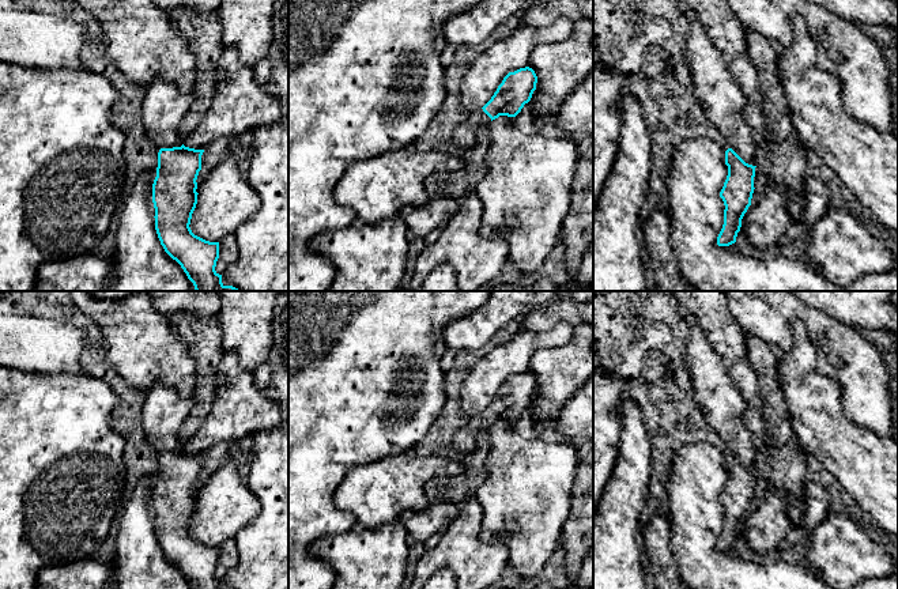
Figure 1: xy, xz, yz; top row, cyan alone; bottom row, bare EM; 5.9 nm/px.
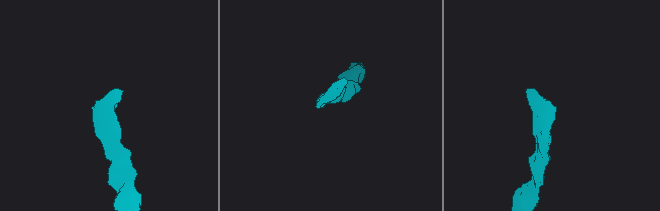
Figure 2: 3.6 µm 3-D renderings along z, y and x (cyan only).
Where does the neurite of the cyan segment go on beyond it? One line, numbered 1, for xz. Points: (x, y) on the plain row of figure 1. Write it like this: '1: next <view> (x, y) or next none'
1: next xz (464, 441)

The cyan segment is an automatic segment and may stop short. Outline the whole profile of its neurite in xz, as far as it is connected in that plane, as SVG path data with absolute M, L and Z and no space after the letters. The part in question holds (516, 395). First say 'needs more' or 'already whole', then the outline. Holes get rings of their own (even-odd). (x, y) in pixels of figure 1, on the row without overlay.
needs more; M529 371L509 377L491 404L479 415L468 419L453 435L453 449L468 456L476 448L476 437L499 420L516 422L536 394L537 381Z

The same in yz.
needs more; M697 321L683 322L687 325L683 355L691 373L694 400L729 450L725 456L728 480L720 497L725 510L724 529L717 541L718 551L729 551L736 547L742 524L751 510L758 442L744 423L743 397L732 385L702 328Z

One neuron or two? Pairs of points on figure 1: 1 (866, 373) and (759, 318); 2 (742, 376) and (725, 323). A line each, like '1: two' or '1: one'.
1: one
2: one

